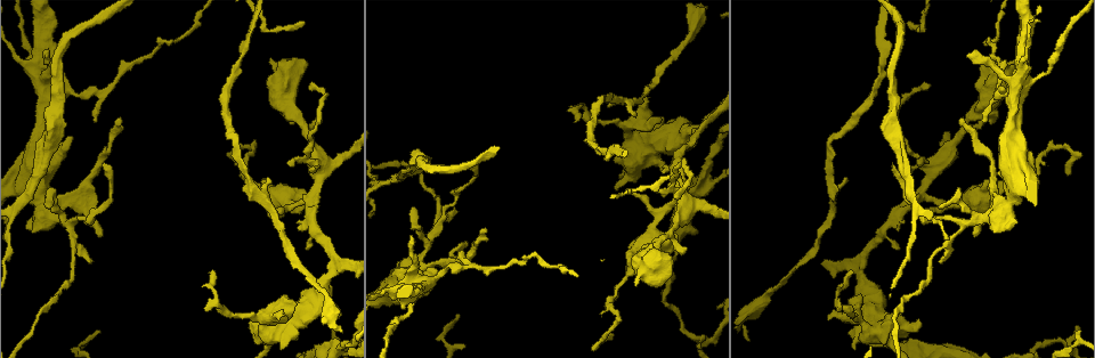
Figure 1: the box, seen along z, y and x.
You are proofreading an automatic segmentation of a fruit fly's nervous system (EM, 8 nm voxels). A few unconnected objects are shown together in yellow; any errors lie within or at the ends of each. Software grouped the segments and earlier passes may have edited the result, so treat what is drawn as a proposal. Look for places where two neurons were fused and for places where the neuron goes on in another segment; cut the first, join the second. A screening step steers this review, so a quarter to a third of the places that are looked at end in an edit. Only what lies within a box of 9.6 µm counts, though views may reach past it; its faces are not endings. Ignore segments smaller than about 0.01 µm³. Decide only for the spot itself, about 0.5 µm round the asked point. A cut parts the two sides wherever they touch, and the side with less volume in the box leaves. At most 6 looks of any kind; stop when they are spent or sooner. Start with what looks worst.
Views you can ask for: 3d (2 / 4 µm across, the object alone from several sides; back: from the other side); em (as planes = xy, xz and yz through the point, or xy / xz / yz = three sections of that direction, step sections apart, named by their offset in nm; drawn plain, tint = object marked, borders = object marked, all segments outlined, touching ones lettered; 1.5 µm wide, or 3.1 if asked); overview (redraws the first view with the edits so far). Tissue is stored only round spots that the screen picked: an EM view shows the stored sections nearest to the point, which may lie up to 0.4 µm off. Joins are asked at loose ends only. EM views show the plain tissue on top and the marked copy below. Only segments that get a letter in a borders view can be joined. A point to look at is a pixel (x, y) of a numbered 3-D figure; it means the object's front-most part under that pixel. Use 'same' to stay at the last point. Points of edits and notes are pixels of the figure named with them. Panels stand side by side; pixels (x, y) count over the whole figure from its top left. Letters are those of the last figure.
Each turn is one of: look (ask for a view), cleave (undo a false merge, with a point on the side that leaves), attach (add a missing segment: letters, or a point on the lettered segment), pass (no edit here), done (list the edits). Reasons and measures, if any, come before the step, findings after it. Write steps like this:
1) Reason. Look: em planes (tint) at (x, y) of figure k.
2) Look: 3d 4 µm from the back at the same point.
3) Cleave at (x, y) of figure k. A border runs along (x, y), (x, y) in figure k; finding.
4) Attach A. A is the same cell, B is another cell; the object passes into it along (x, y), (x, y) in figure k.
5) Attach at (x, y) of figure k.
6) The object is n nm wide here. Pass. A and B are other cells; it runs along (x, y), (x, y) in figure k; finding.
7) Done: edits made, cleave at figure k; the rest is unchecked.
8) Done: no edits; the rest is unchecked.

Thin end. Look: 3d 4 µm at (267, 216) of figure 1.

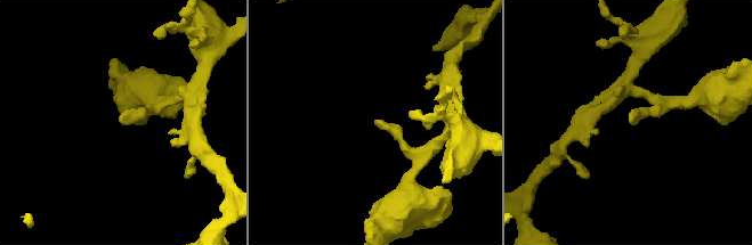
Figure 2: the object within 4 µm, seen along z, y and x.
Need the tissue. Look: em planes (tint) at (120, 121) of figure 2.

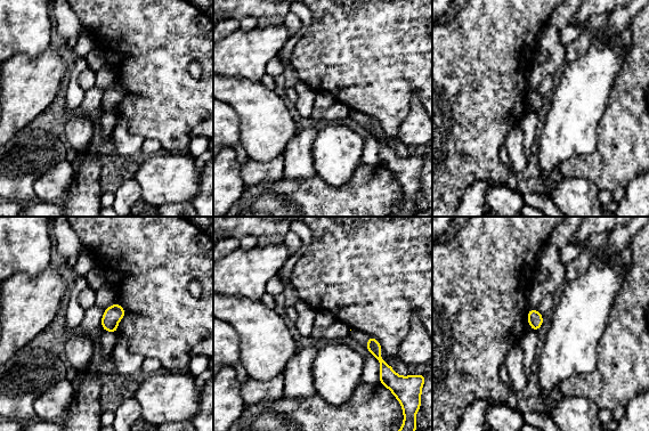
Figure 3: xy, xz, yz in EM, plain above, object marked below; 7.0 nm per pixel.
See the neighbours. Look: em planes (borders) at the same point.

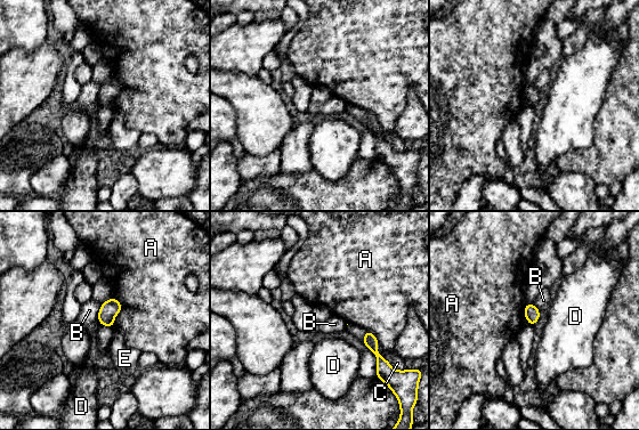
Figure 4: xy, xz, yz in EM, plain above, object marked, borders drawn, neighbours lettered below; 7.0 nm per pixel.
Pass. A, B, C, D and E are other cells; a border runs along (102, 303), (97, 319) in figure 4; none of them fits.

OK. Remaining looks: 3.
Branch stops here. Look: em yz step 8 (tint) at (465, 346) of figure 1.

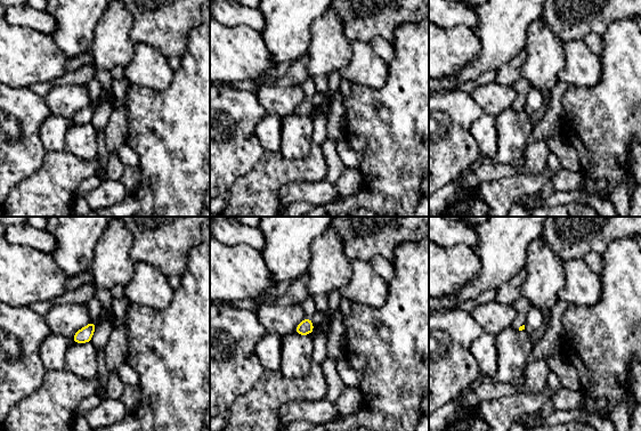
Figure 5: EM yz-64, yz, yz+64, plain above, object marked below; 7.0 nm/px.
Look: em planes (borders) at the same point.

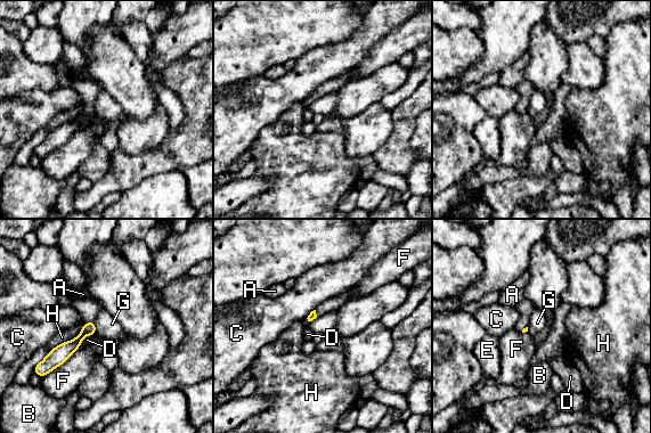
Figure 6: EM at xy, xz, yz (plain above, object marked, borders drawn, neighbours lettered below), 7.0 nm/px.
Pass. A, B, C, D, E, F, G and H are other cells; it runs along (91, 324), (49, 367) in figure 6; no lettered segment goes on from it.

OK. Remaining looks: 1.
Sharp bend. Look: em planes (borders) at (920, 29) of figure 1.

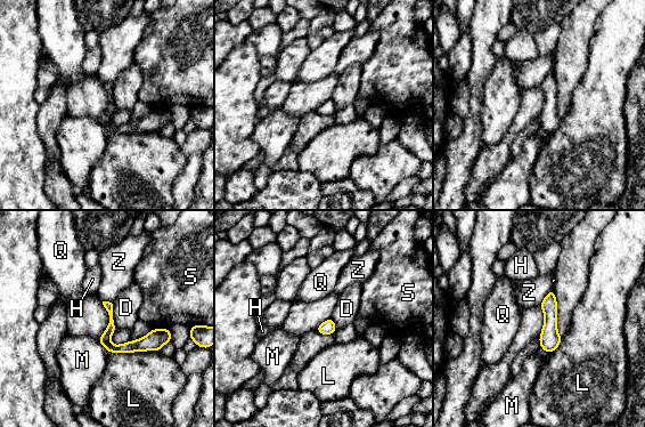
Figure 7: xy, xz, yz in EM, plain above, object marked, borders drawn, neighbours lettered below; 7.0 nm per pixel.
Pass. D, H, L, M, Q, S and Z are other cells; a border runs along (97, 340), (108, 352) in figure 7; all the same neuron.

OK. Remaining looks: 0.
Done: no edits; the rest is unchecked.

